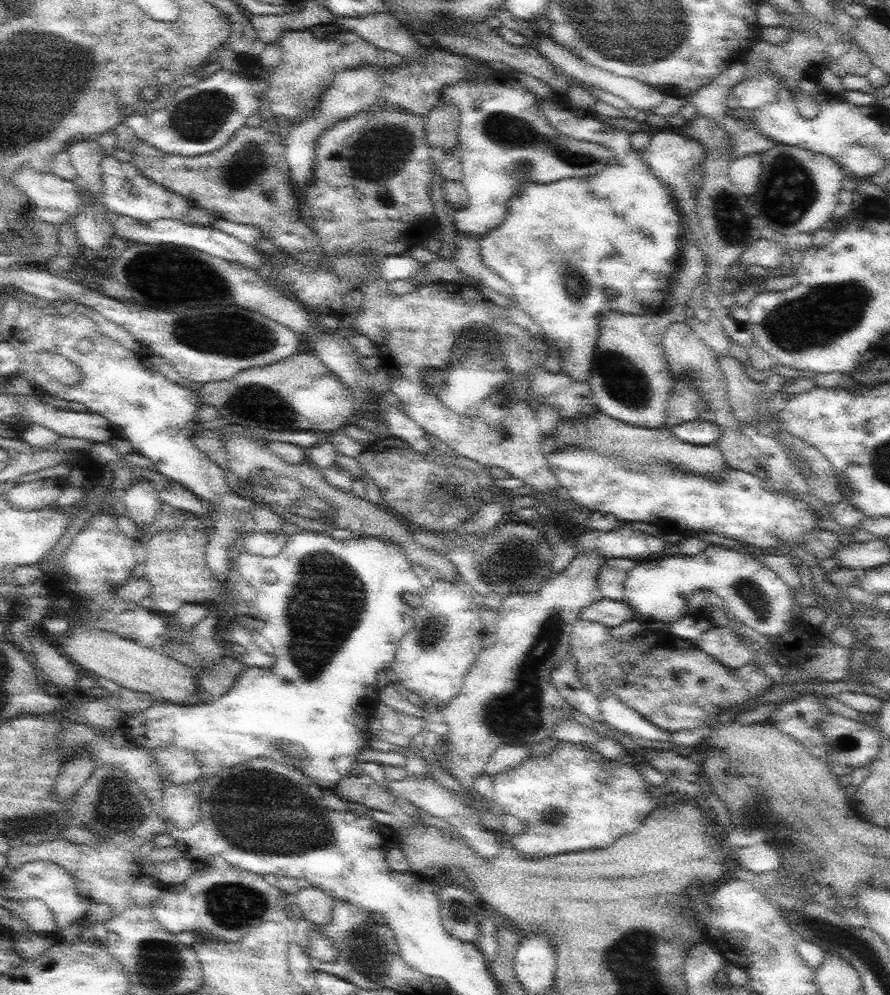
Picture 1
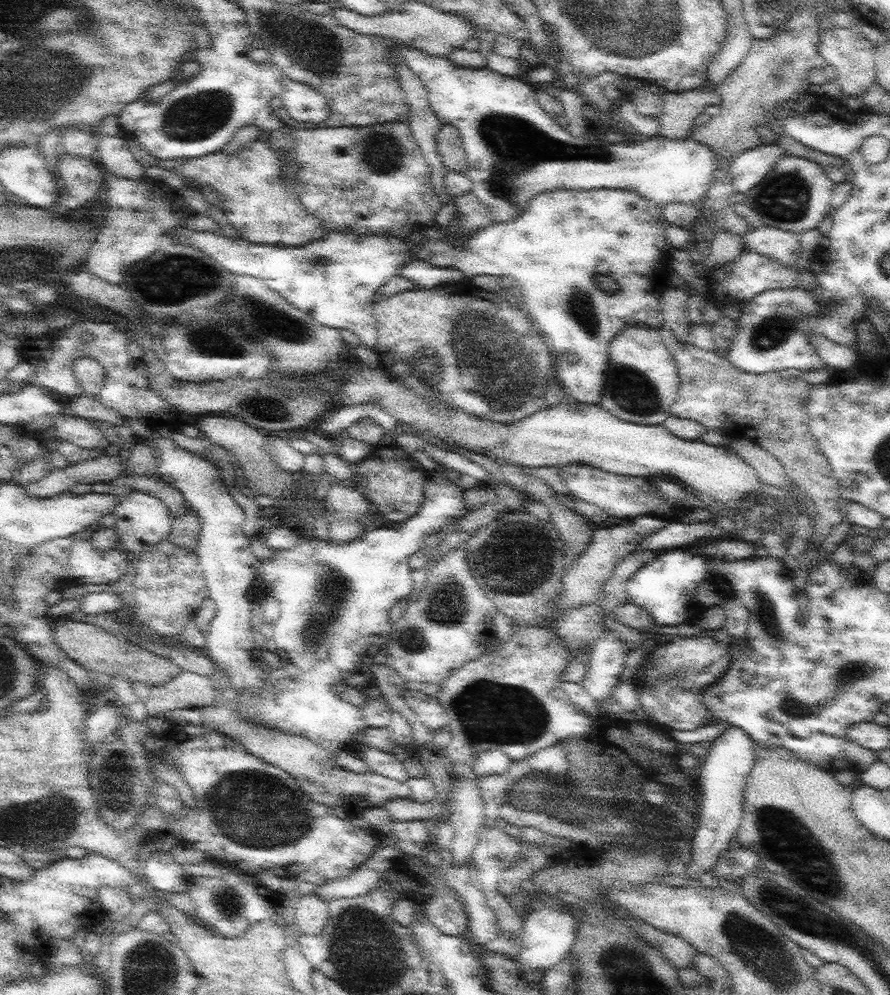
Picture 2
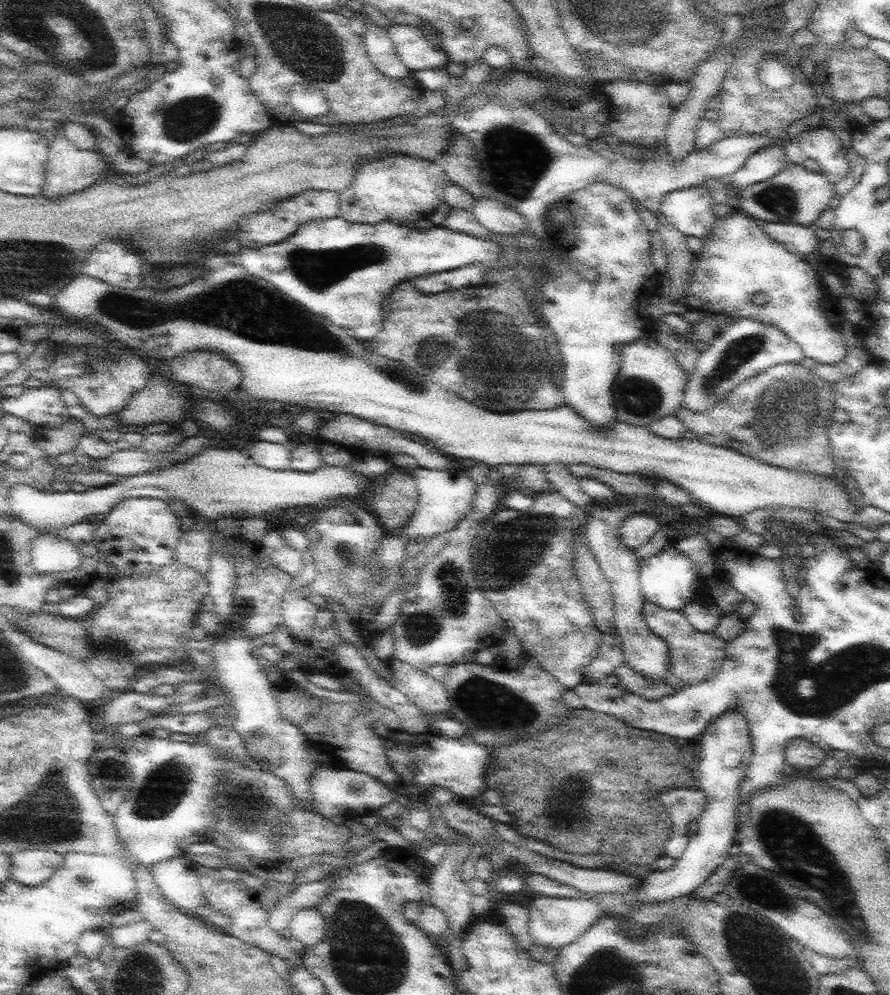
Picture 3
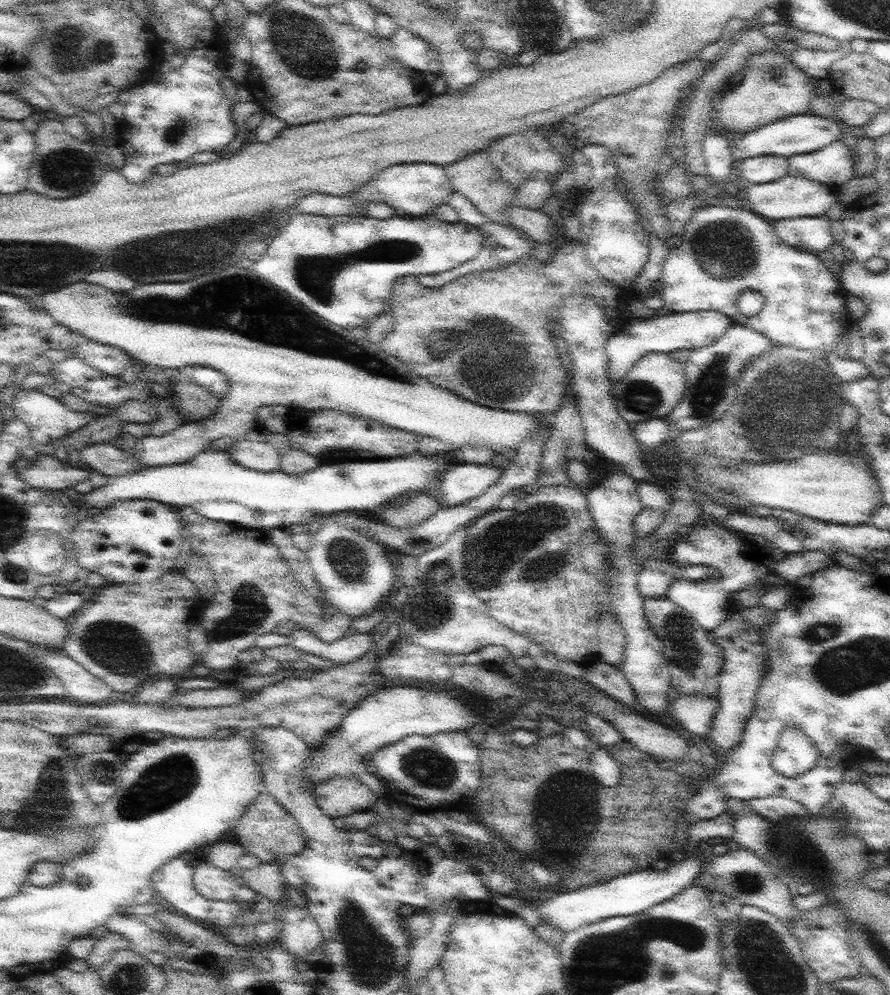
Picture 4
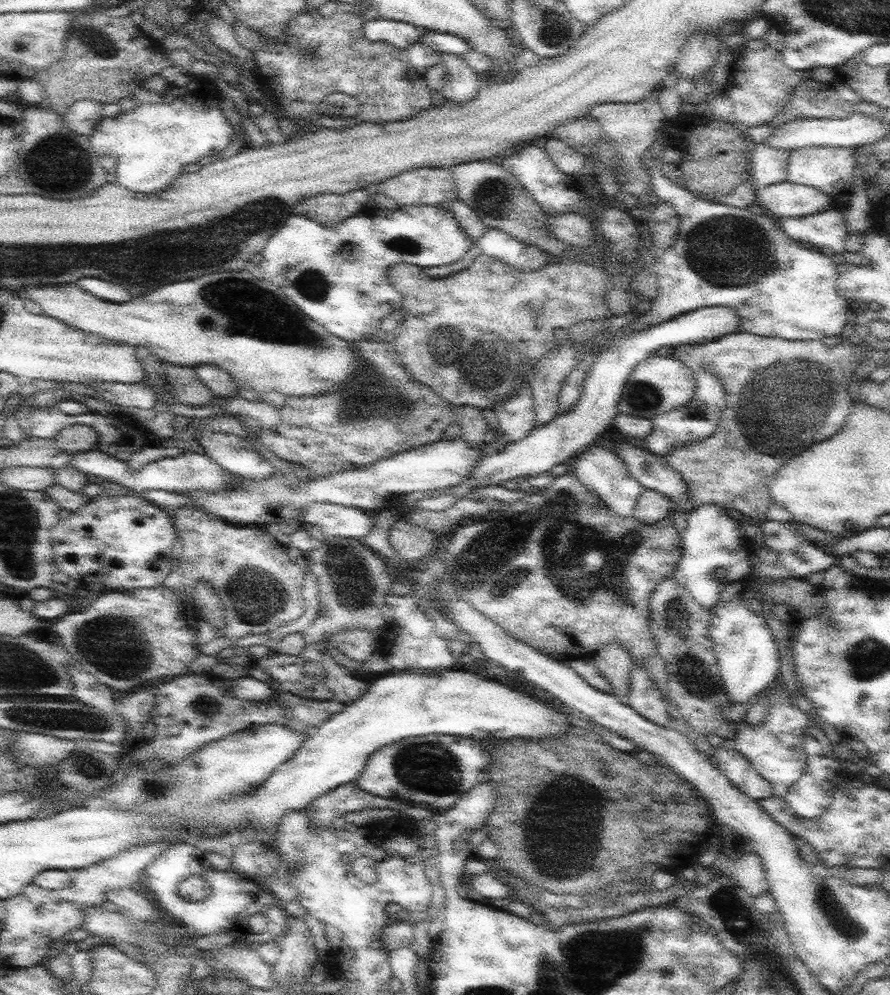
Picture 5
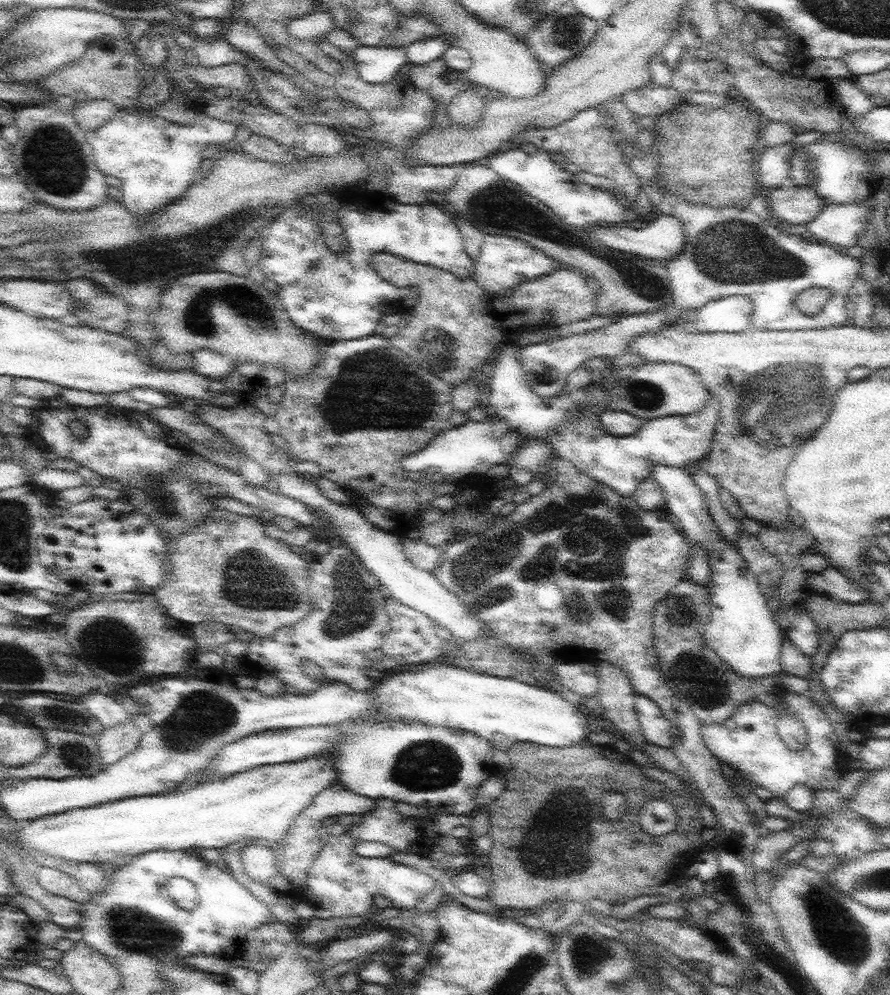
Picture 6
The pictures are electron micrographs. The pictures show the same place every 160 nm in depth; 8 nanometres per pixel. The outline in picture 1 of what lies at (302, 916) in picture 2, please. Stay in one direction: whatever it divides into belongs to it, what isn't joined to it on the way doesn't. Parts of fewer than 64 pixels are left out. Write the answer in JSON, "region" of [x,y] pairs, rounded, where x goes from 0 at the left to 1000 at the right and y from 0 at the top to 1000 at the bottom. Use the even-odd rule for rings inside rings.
{"region":[[[338,890],[333,908],[339,914],[340,921],[355,932],[366,931],[373,923],[376,903],[353,890]]]}

